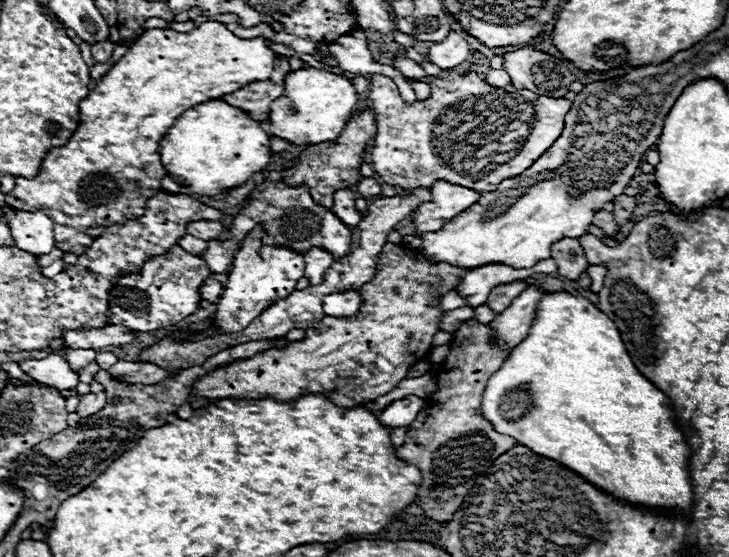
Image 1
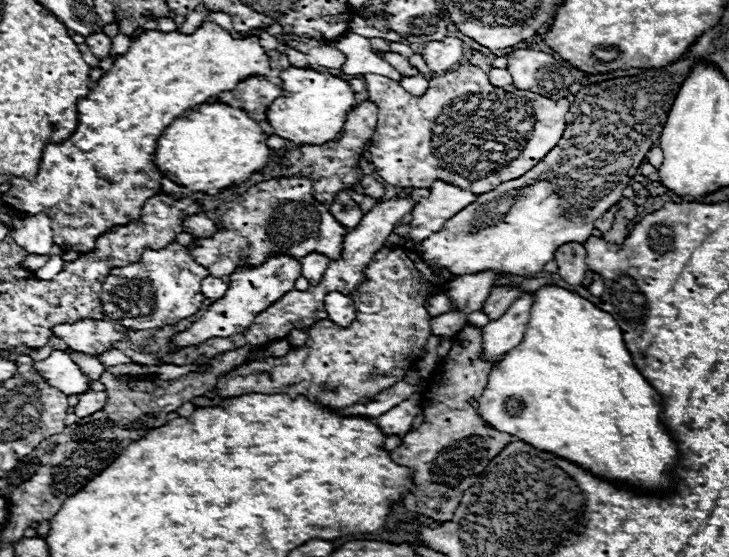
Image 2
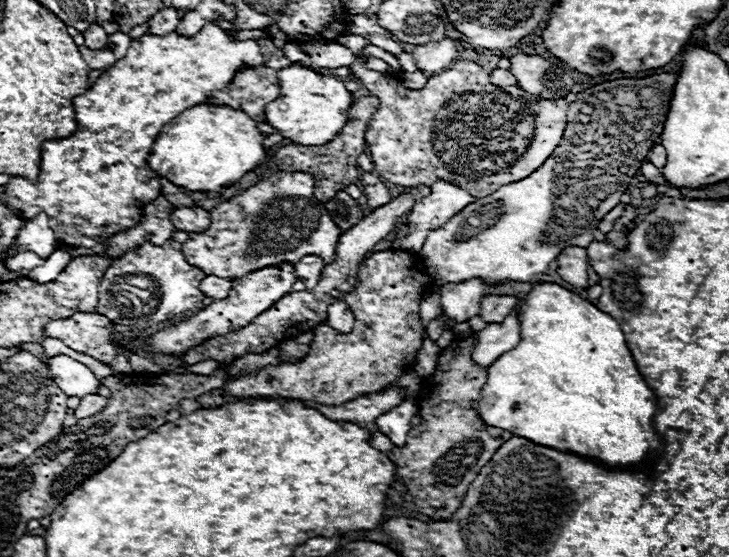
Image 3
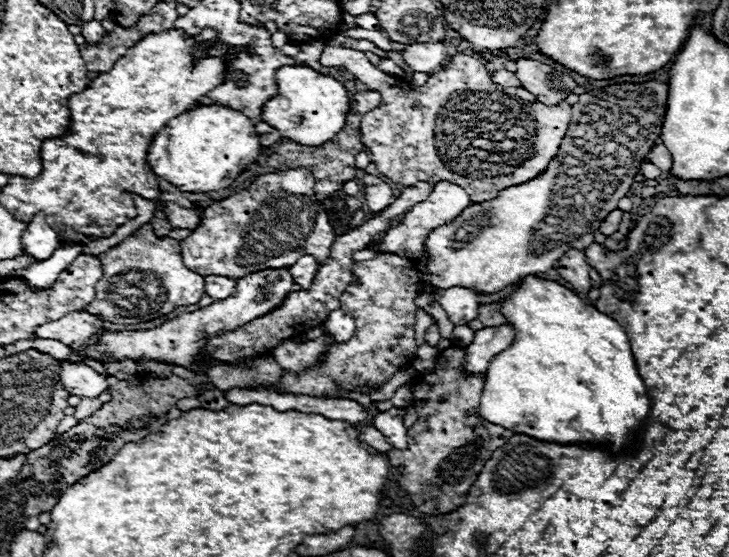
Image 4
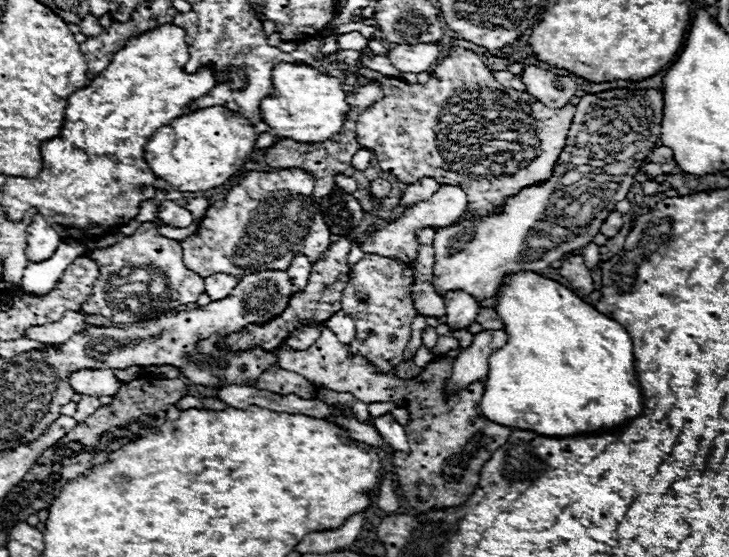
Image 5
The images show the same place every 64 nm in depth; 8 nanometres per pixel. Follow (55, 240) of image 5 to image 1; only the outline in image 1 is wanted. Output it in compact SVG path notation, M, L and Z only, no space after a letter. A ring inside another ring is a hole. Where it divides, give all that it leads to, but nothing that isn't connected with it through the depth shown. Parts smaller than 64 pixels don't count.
M12 208L4 218L14 236L16 246L22 248L24 252L42 256L54 248L52 220L42 210L28 212Z

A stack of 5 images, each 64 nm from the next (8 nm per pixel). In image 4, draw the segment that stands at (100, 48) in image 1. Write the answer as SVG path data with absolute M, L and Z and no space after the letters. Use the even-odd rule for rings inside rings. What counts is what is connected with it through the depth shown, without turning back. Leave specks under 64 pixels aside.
M90 20L82 26L82 36L86 38L88 44L98 44L104 34L106 34L106 30L102 28L102 24L98 20Z

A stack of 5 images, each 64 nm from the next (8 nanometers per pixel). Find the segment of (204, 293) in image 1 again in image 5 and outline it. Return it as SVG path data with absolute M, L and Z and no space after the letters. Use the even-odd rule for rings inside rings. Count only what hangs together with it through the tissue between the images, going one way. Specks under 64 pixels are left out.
M218 274L218 276L208 276L204 278L206 284L206 294L212 300L222 300L226 296L230 296L230 292L234 290L234 286L238 284L236 276L226 276L226 274Z

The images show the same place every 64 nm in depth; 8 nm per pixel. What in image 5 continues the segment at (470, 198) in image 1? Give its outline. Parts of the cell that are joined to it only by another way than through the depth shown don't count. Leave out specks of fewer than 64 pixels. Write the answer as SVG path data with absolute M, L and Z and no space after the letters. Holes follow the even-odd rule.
M440 184L440 188L434 192L434 196L430 200L418 202L418 204L406 208L398 220L390 222L388 226L384 226L384 228L372 232L368 238L364 238L360 248L368 254L380 254L380 256L388 256L388 258L398 258L402 262L412 262L418 256L416 232L420 228L428 228L428 226L430 228L450 226L466 212L466 208L468 208L468 196L462 188L450 186L450 184Z

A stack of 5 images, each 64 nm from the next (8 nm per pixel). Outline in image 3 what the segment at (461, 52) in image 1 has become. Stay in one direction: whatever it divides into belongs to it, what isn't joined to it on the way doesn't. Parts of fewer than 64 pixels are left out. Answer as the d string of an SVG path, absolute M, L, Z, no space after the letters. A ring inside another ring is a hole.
M444 38L440 42L428 42L428 44L418 46L412 54L422 72L440 74L442 70L450 68L458 60L458 56L460 56L458 40Z

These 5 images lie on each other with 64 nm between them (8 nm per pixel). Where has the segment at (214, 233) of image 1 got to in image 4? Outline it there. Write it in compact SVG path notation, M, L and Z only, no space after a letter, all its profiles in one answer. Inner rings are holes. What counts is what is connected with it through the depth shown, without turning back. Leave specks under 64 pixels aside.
M166 202L166 218L170 220L172 228L188 228L188 230L196 230L202 222L204 216L204 208L182 208L174 202Z

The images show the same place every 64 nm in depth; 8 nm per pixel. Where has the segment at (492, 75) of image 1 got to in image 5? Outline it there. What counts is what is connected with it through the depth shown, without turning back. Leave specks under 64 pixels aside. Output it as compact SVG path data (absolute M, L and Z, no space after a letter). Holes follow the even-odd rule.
M502 70L502 72L494 72L494 78L504 86L504 88L514 88L514 90L526 90L524 84L520 82L518 76L510 74L508 70Z

